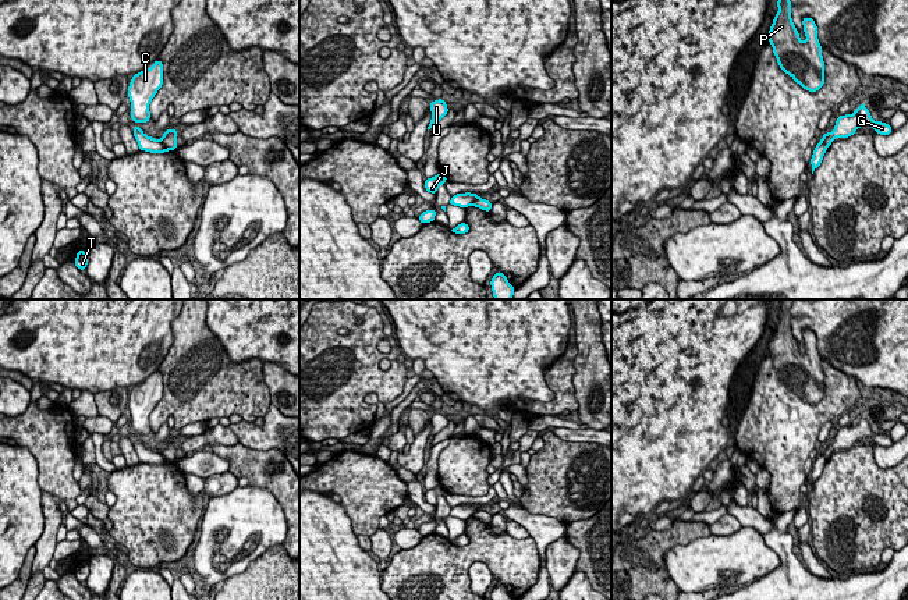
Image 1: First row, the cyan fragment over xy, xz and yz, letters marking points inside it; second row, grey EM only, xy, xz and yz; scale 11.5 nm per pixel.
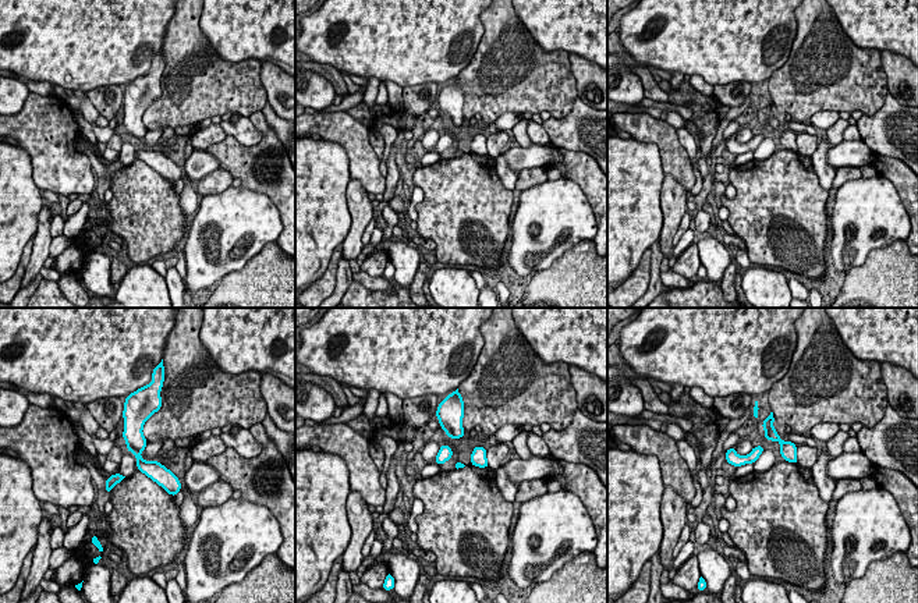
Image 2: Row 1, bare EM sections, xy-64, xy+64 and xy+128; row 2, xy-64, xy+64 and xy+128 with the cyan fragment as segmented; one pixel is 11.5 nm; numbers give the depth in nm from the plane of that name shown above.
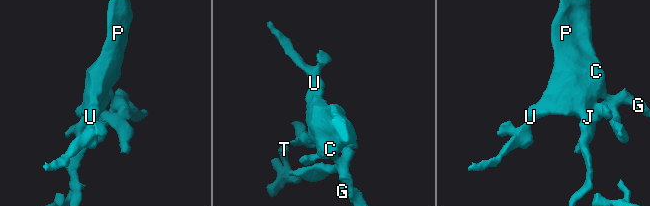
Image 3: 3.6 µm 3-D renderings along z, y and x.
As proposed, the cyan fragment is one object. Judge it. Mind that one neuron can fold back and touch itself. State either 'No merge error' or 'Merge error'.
Merge error

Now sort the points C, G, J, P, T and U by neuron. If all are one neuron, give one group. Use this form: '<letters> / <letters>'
C G J P U / T

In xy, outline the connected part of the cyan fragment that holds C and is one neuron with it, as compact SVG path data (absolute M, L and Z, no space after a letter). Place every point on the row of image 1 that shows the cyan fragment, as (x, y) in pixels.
M156 60L152 68L145 68L132 77L128 86L128 97L134 124L150 120L149 104L162 86L163 63L160 60Z

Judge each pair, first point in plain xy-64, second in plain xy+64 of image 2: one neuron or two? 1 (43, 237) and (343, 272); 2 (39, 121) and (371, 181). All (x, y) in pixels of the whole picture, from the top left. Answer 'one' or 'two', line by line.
1: two
2: one

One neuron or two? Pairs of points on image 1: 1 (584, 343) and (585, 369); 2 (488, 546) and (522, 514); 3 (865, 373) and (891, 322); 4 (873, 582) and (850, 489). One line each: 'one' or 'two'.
1: one
2: two
3: one
4: two

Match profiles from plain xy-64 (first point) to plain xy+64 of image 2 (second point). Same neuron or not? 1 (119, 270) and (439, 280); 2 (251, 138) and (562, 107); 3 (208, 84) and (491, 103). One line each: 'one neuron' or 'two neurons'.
1: two neurons
2: two neurons
3: one neuron

